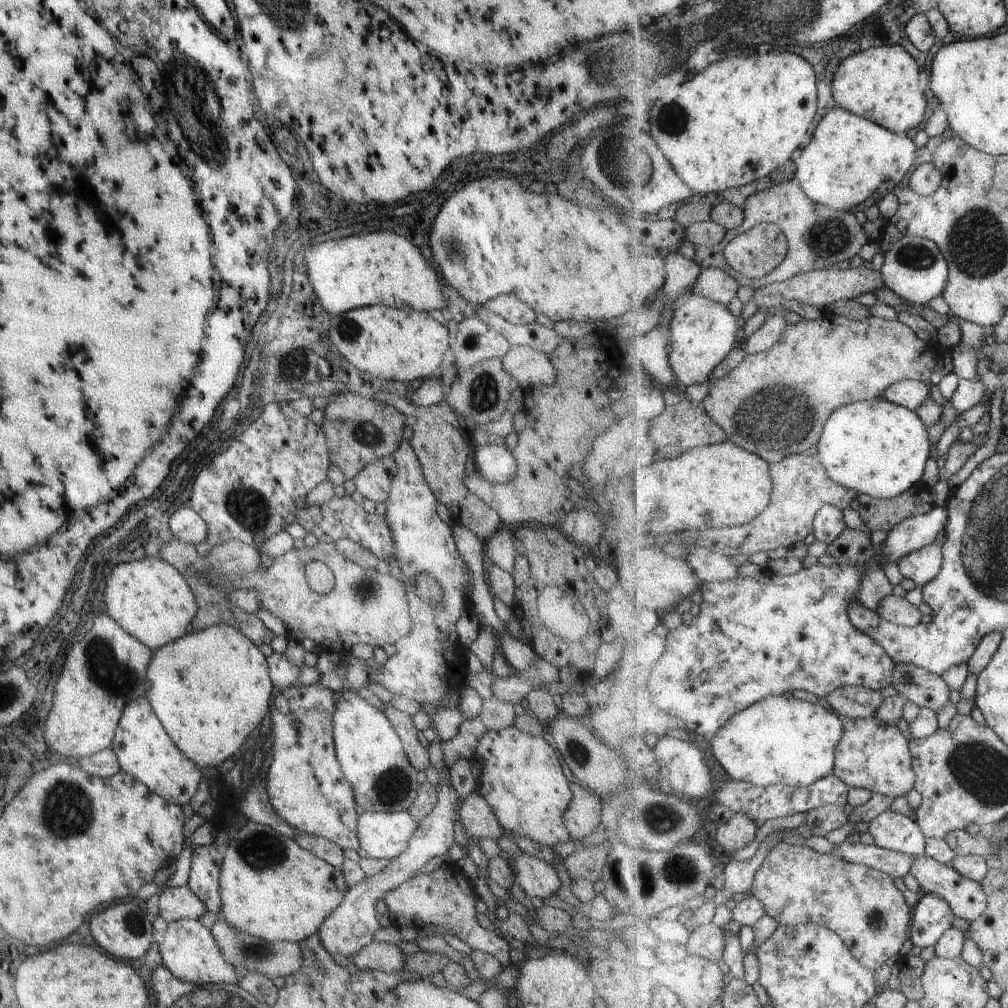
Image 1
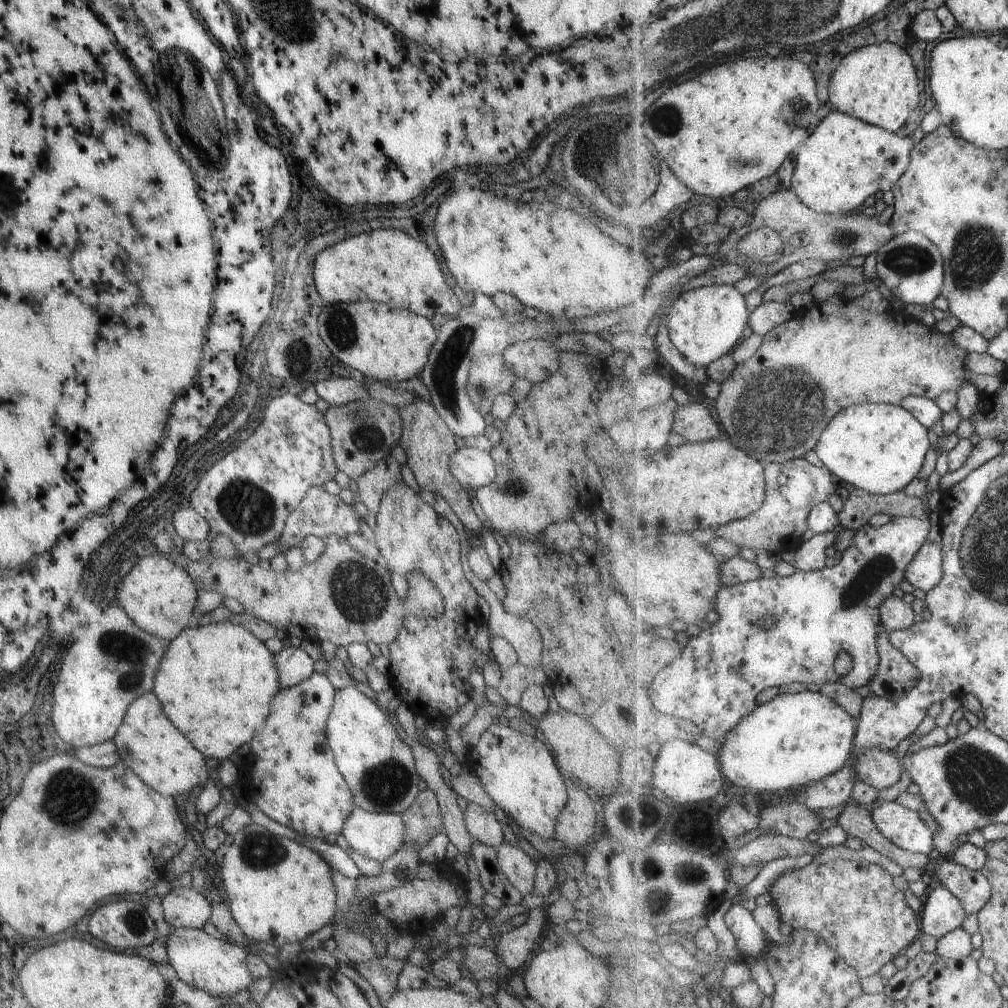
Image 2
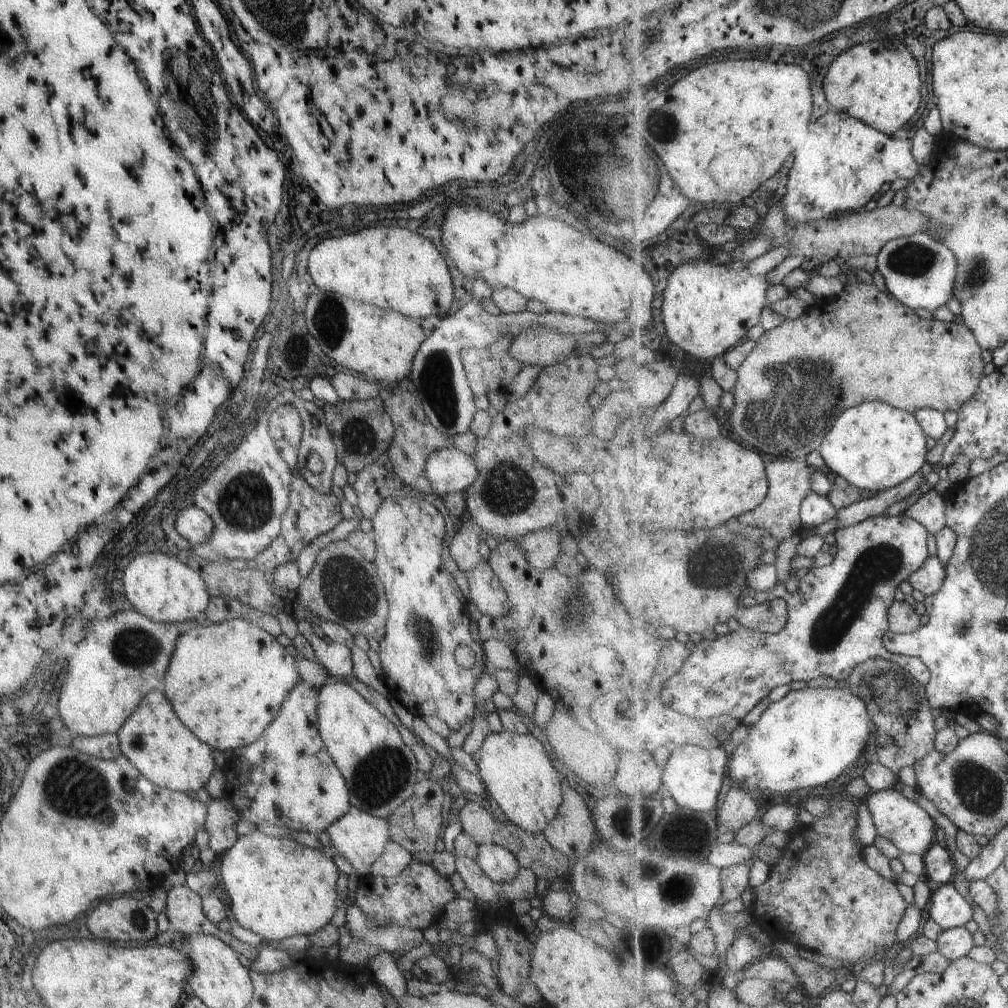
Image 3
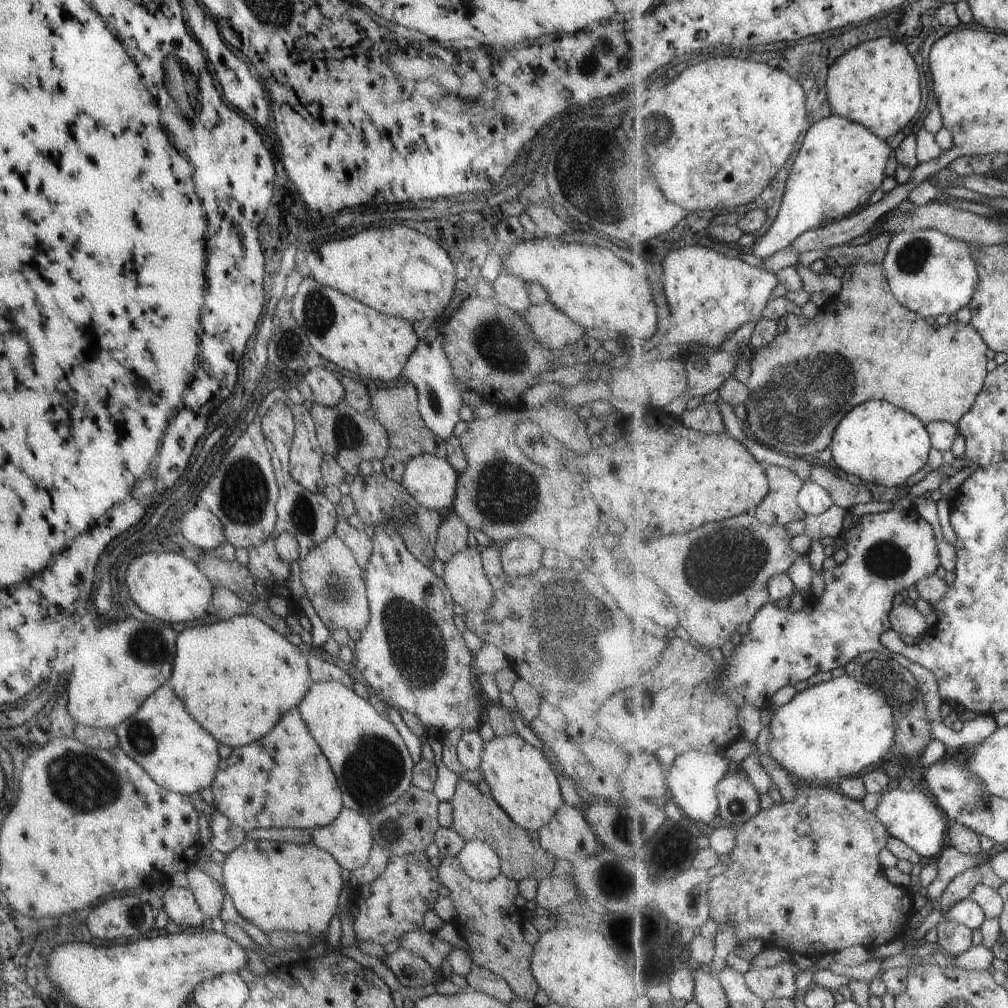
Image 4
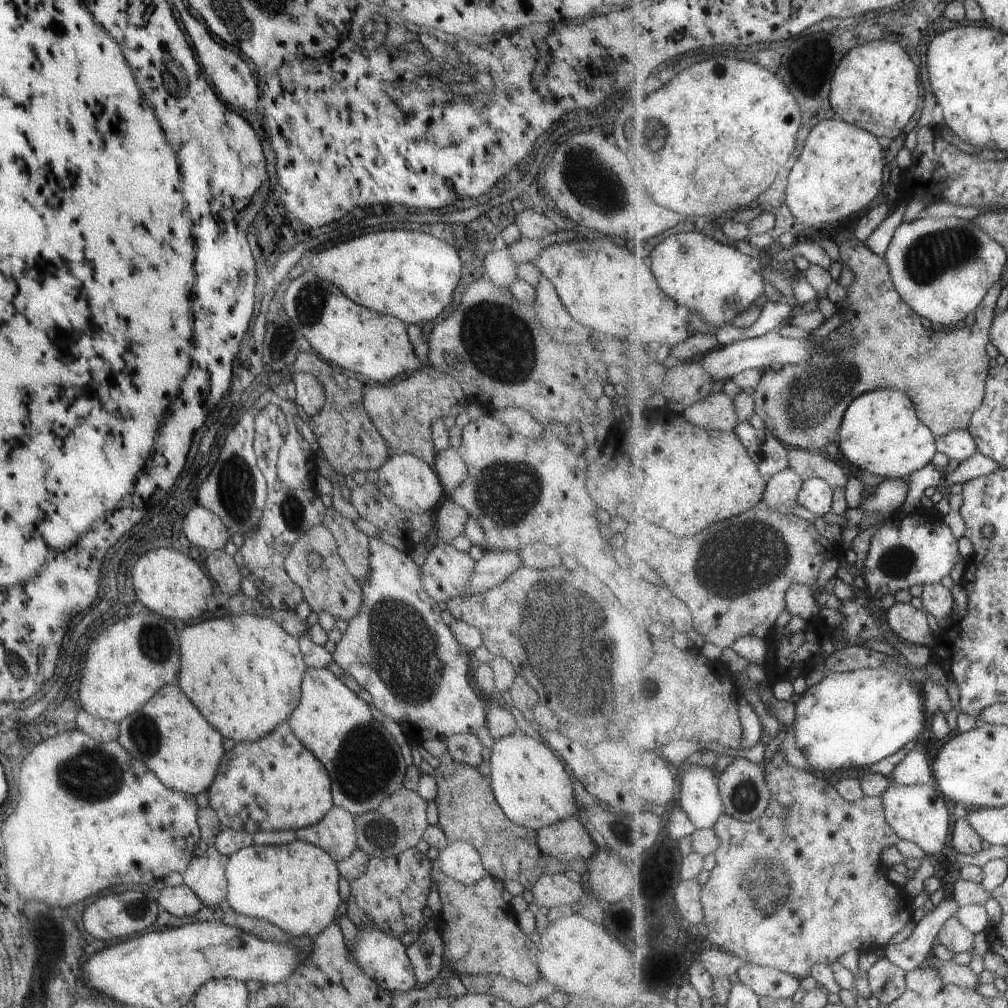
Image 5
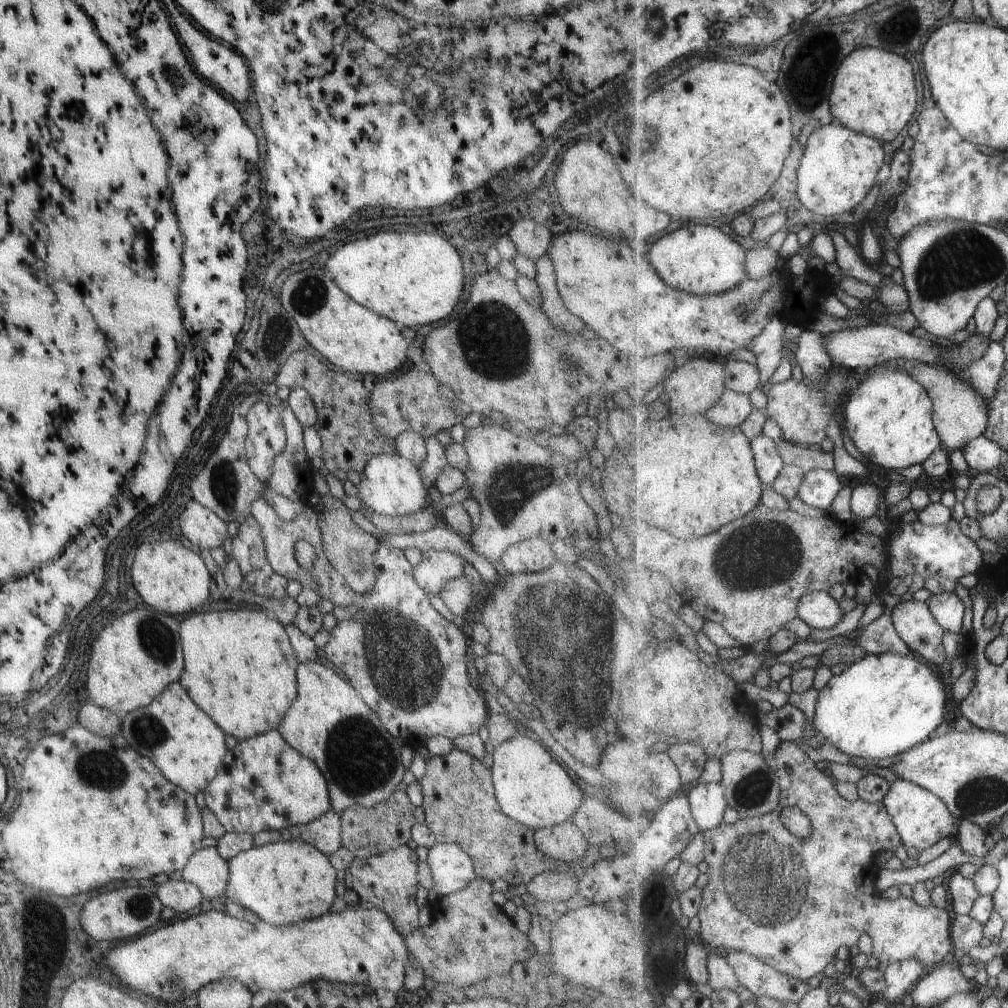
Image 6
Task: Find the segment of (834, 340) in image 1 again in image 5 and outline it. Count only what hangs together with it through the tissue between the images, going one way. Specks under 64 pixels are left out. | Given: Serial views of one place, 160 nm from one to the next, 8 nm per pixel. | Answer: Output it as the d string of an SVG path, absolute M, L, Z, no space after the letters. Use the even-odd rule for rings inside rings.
M847 235L845 240L846 241L843 242L841 246L838 246L838 249L840 250L839 262L855 274L855 281L848 289L848 295L846 296L844 303L840 306L844 312L844 322L829 336L835 337L836 334L839 334L843 337L850 337L852 339L852 343L846 347L833 349L832 351L827 351L826 353L815 353L808 361L802 361L801 363L788 363L787 365L783 365L779 370L774 368L767 369L763 372L764 377L761 379L760 384L754 388L751 393L753 394L753 398L755 398L755 414L761 418L765 430L773 437L777 438L781 443L785 444L788 448L796 447L797 449L804 449L807 451L824 452L826 446L837 443L838 431L840 430L842 422L845 419L849 406L852 405L858 397L861 397L866 393L873 393L874 391L885 389L896 389L897 391L901 391L909 395L910 398L912 398L914 408L916 409L920 420L937 437L947 435L952 431L962 429L968 430L976 411L981 409L982 403L986 397L986 386L988 383L988 378L991 374L991 369L989 368L989 360L991 360L991 358L989 358L989 354L987 354L987 346L991 343L990 331L992 329L994 315L996 314L995 308L997 308L997 300L999 300L999 294L1001 294L1001 290L1003 289L1001 282L998 281L989 290L989 293L985 296L984 302L981 302L979 308L975 310L976 321L970 326L963 324L956 327L936 327L933 325L932 328L925 328L925 326L921 324L921 322L923 322L923 318L920 315L917 315L917 312L913 310L907 302L904 302L903 299L901 299L901 294L897 292L886 258L872 252L858 239L850 240Z

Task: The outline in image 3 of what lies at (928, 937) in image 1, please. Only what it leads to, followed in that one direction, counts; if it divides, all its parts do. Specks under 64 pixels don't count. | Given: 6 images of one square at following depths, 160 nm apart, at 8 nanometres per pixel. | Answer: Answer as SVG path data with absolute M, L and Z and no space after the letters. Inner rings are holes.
M952 883L941 885L929 899L929 916L943 930L964 927L973 918L973 906Z

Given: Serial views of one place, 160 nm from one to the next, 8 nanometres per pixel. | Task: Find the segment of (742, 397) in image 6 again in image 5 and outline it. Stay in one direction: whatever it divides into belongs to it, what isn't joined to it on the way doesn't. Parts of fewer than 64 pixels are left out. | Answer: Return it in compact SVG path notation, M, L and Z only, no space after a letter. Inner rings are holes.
M715 392L681 411L686 420L697 427L711 431L732 432L739 422L734 400L734 397Z

